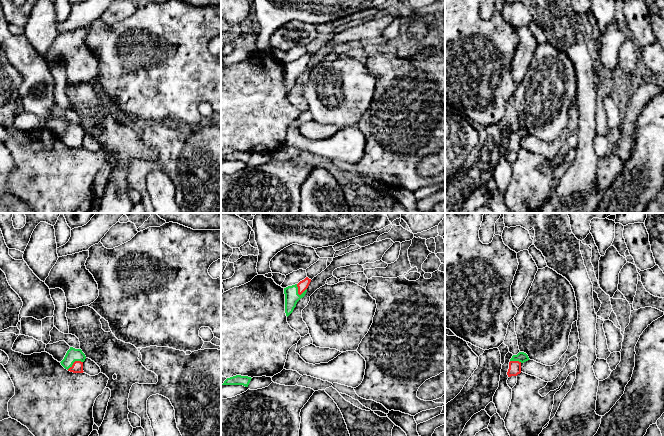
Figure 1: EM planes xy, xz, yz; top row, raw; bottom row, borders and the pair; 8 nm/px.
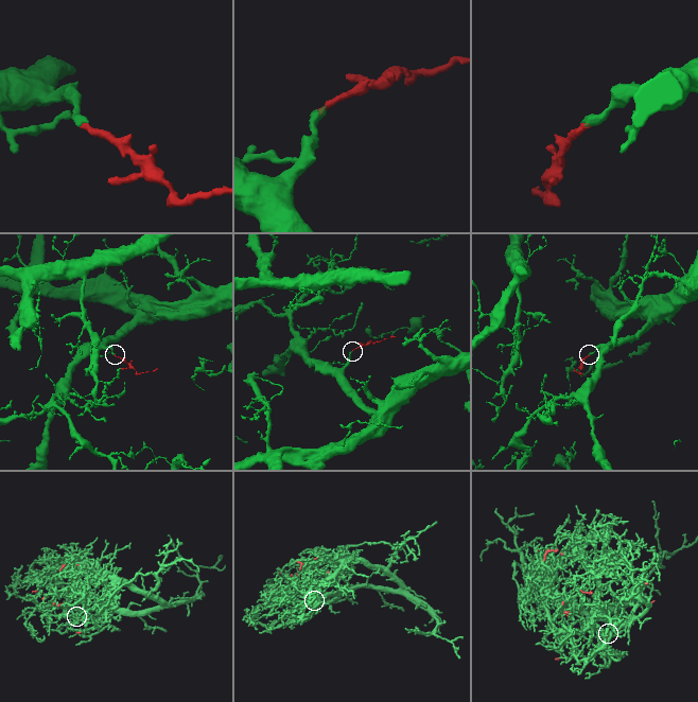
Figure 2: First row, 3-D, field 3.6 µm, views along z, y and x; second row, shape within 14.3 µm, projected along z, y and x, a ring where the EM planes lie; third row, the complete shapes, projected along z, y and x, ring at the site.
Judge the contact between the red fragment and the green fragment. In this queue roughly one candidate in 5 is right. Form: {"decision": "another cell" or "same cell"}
{"decision": "another cell"}

